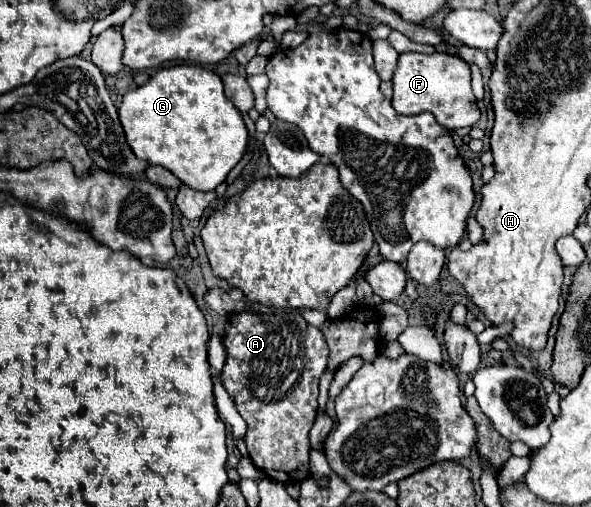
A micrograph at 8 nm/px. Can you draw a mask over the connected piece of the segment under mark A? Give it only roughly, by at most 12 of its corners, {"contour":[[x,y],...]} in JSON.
{"contour":[[297,309],[227,319],[221,383],[253,465],[309,477],[329,359]]}

